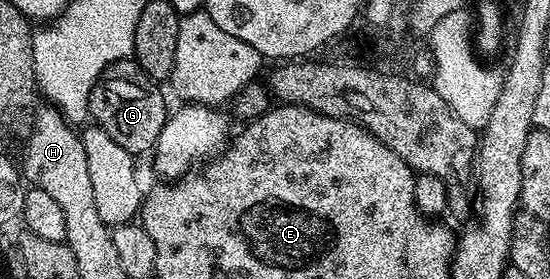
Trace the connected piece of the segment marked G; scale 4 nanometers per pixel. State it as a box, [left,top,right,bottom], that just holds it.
[87,59,169,155]

